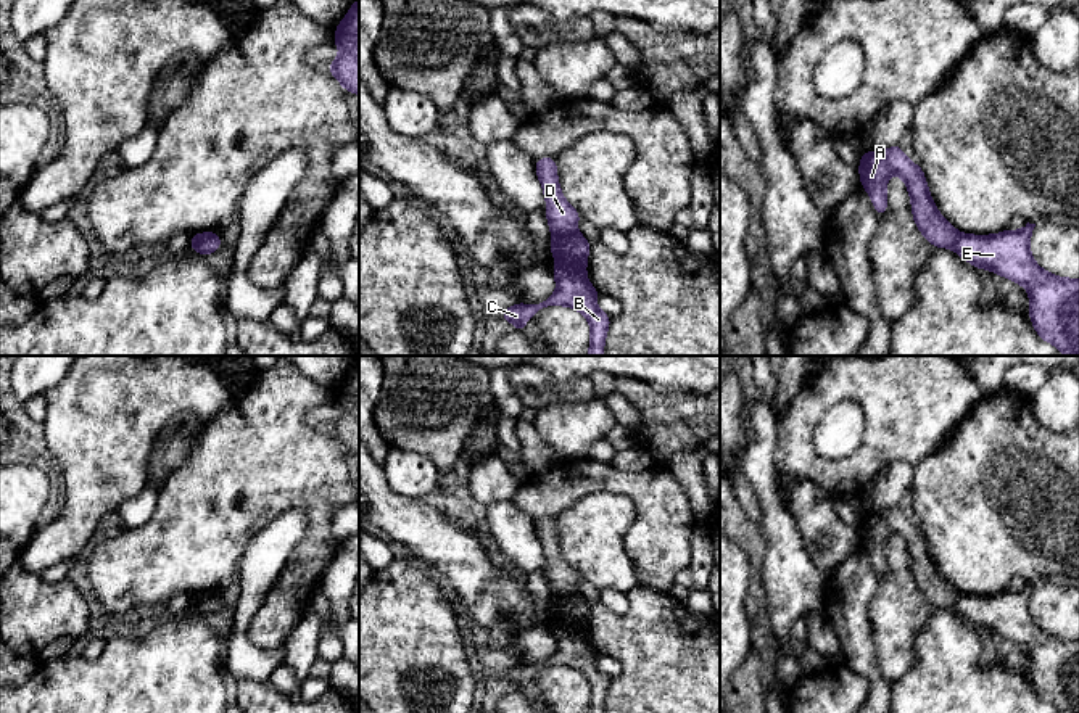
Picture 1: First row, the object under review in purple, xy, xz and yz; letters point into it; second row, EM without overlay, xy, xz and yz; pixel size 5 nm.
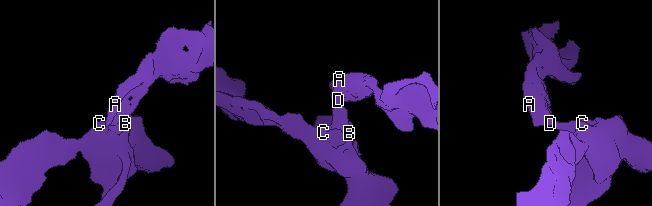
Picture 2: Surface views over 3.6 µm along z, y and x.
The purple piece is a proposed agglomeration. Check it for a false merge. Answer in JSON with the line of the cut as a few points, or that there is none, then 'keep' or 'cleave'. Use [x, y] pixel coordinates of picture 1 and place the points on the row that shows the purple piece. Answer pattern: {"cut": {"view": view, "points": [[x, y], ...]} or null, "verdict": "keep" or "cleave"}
{"cut": {"view": "xz", "points": [[575, 230], [553, 235]]}, "verdict": "cleave"}

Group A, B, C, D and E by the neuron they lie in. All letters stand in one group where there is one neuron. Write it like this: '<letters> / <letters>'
A D / B C E

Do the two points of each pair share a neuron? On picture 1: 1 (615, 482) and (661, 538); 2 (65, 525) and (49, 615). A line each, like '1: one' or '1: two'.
1: one
2: two

